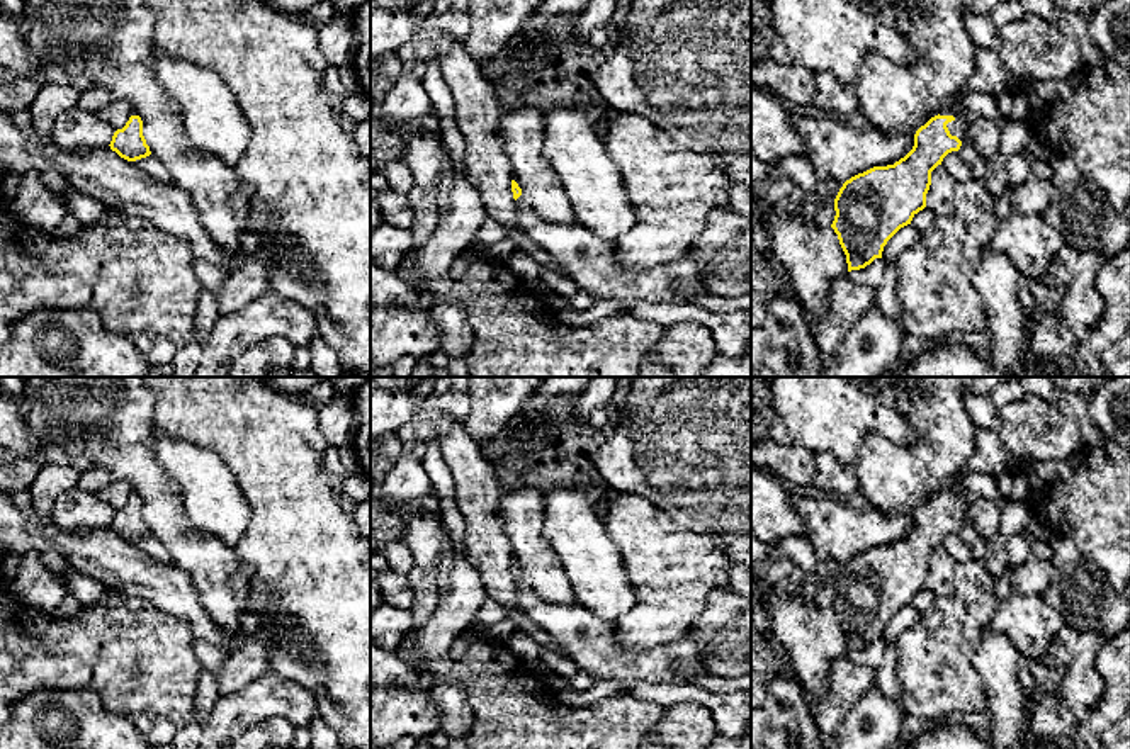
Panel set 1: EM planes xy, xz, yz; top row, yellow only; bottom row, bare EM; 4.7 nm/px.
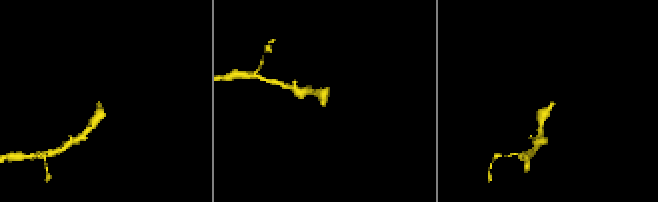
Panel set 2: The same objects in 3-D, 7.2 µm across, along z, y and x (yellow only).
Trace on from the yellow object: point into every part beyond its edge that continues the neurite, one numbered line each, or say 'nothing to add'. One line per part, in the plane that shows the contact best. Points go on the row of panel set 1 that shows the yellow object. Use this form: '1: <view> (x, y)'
1: yz (955, 128)

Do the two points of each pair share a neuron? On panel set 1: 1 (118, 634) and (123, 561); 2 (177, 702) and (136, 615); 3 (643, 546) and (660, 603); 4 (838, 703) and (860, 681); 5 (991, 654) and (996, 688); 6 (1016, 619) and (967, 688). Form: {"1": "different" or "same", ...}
{"1": "different", "2": "same", "3": "same", "4": "same", "5": "same", "6": "different"}

